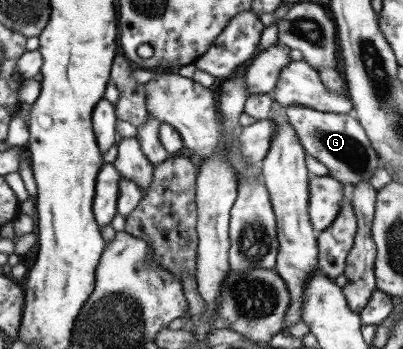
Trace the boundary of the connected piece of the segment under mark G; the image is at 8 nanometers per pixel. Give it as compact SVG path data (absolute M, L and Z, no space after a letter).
M291 105L285 115L293 132L297 133L303 151L327 167L328 177L343 187L353 187L362 182L369 183L380 163L362 126L352 113L324 113L304 106Z

